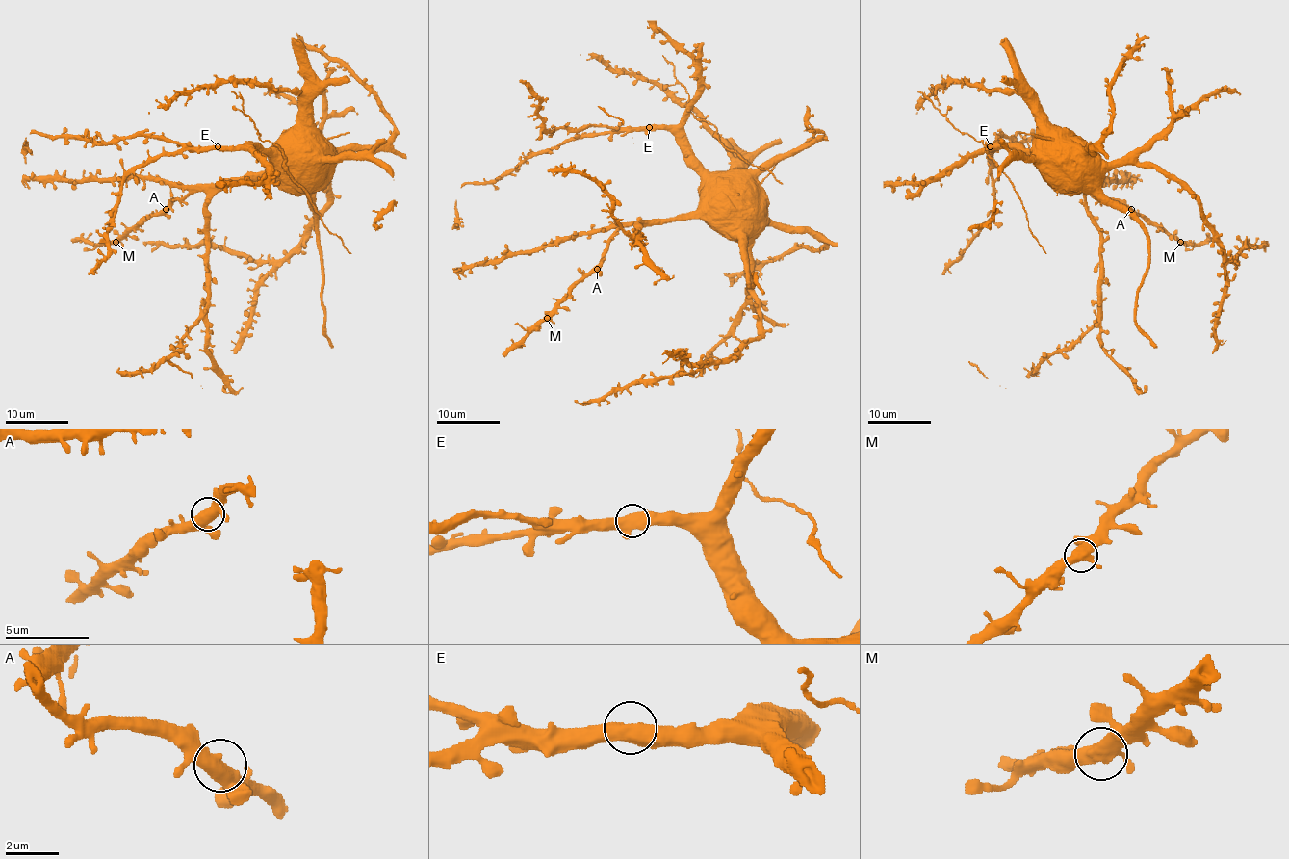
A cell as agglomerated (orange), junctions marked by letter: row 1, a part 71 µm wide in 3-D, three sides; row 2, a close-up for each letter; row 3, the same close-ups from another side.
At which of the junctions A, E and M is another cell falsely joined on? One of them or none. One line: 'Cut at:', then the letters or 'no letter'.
Cut at: no letter

